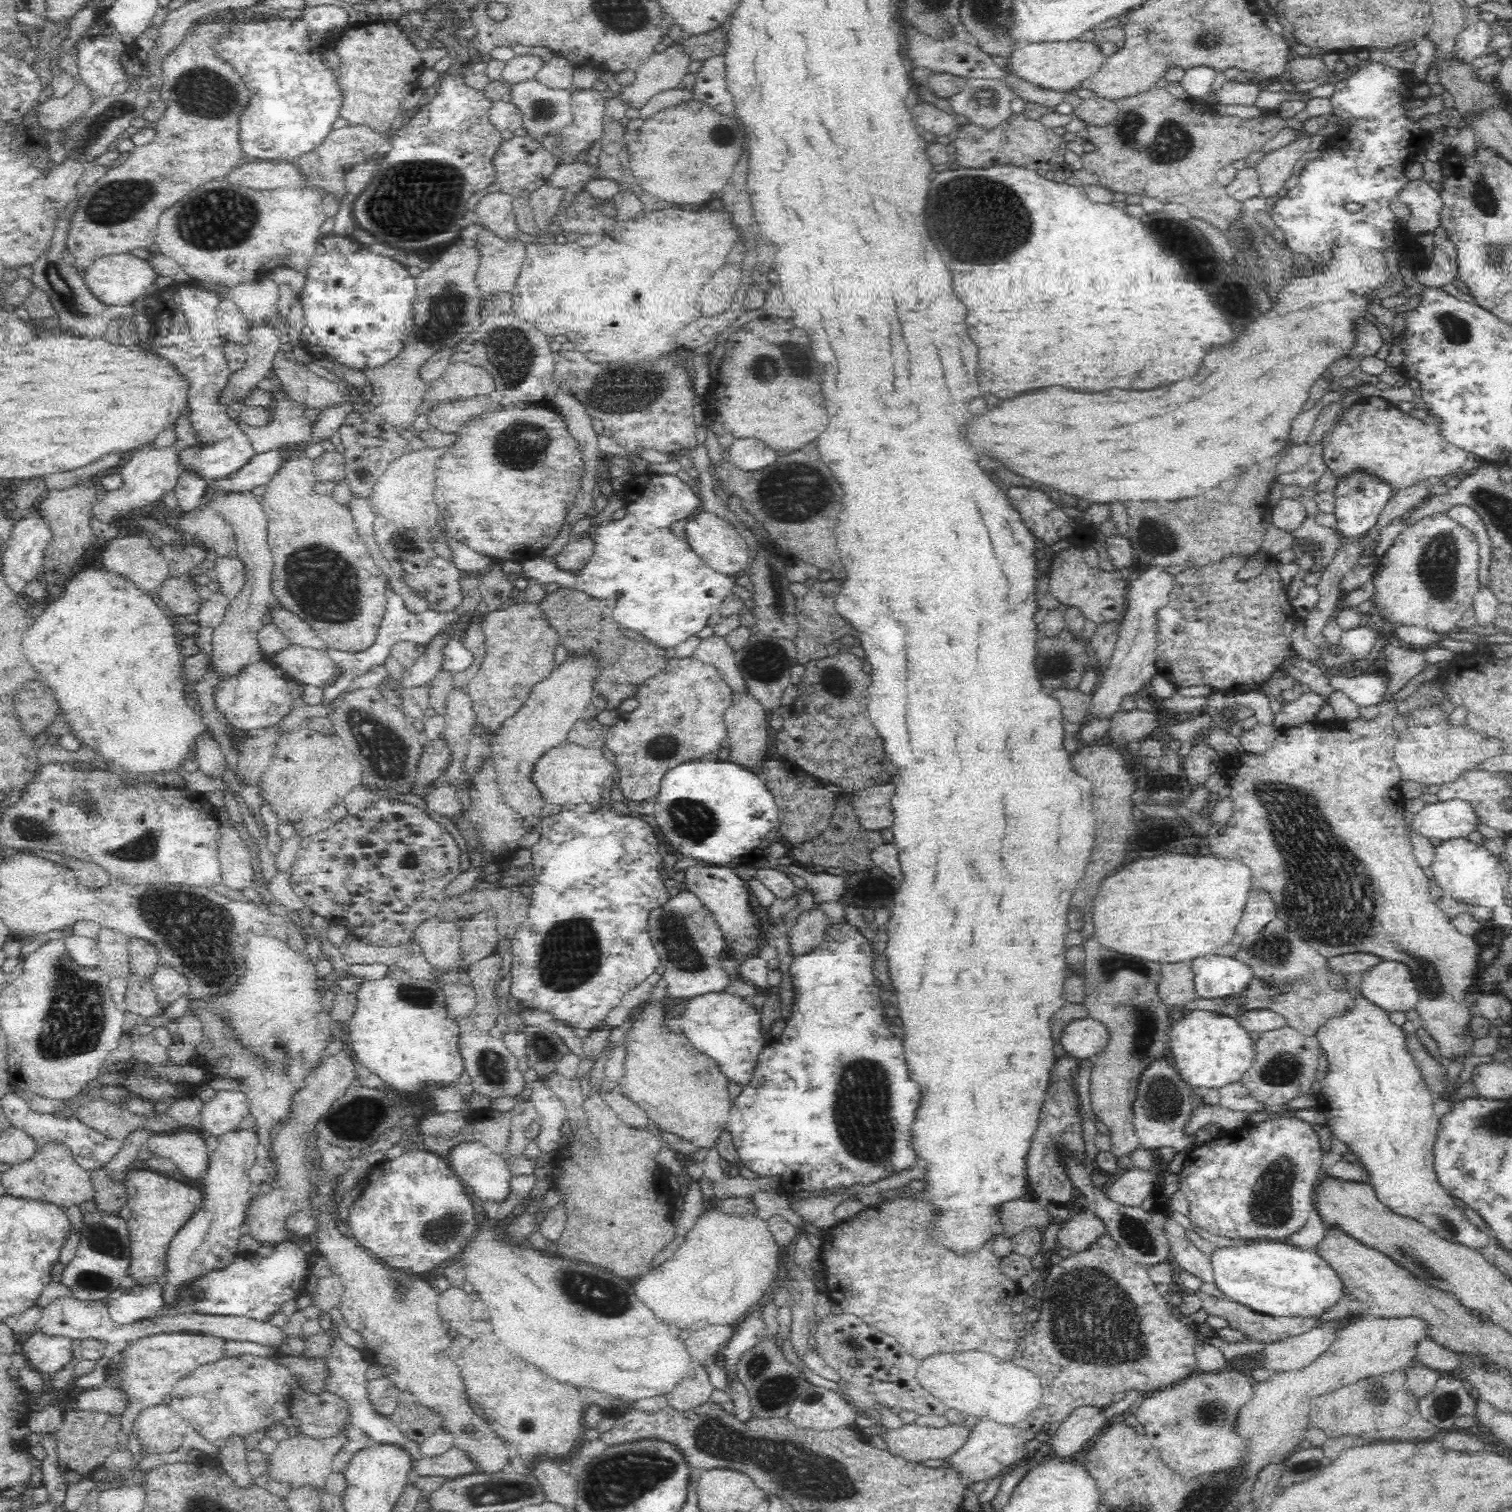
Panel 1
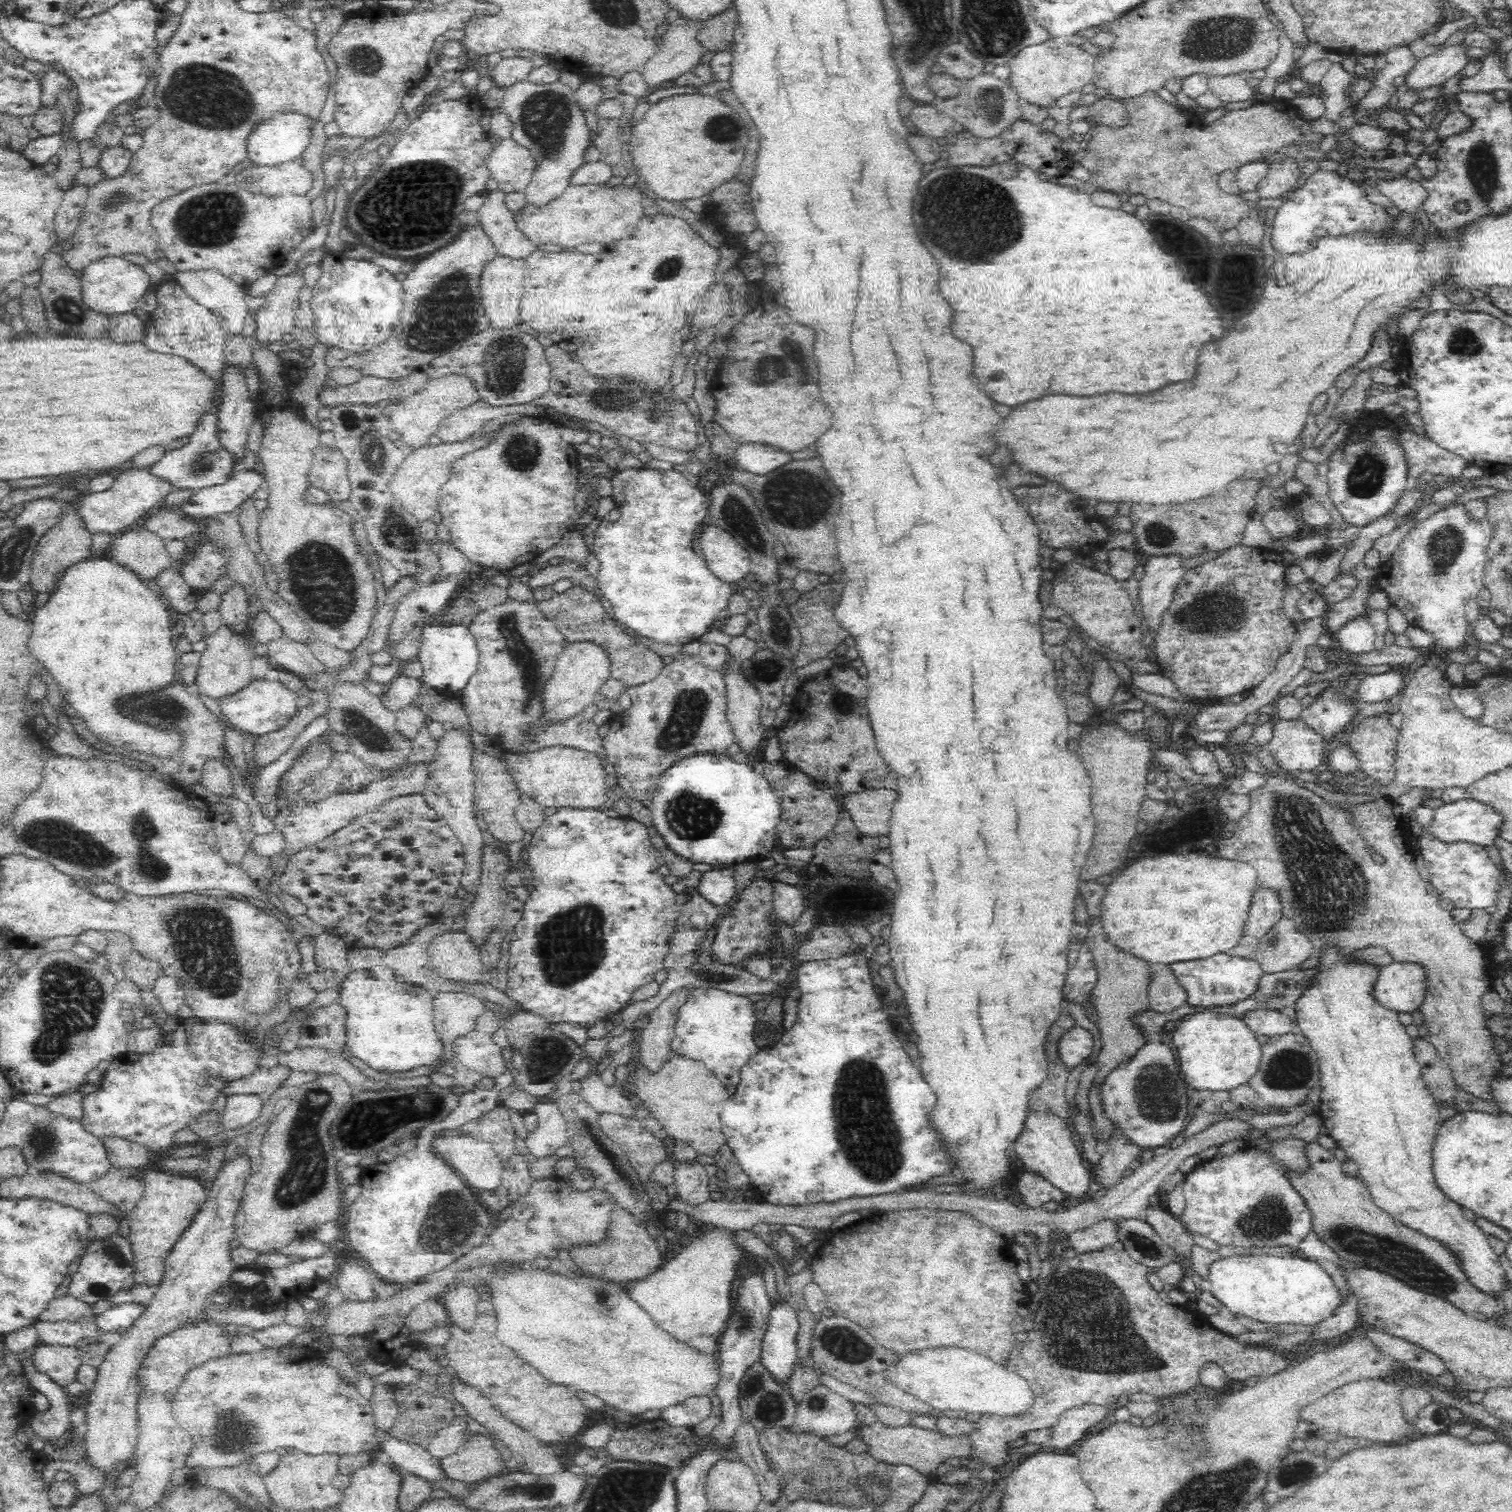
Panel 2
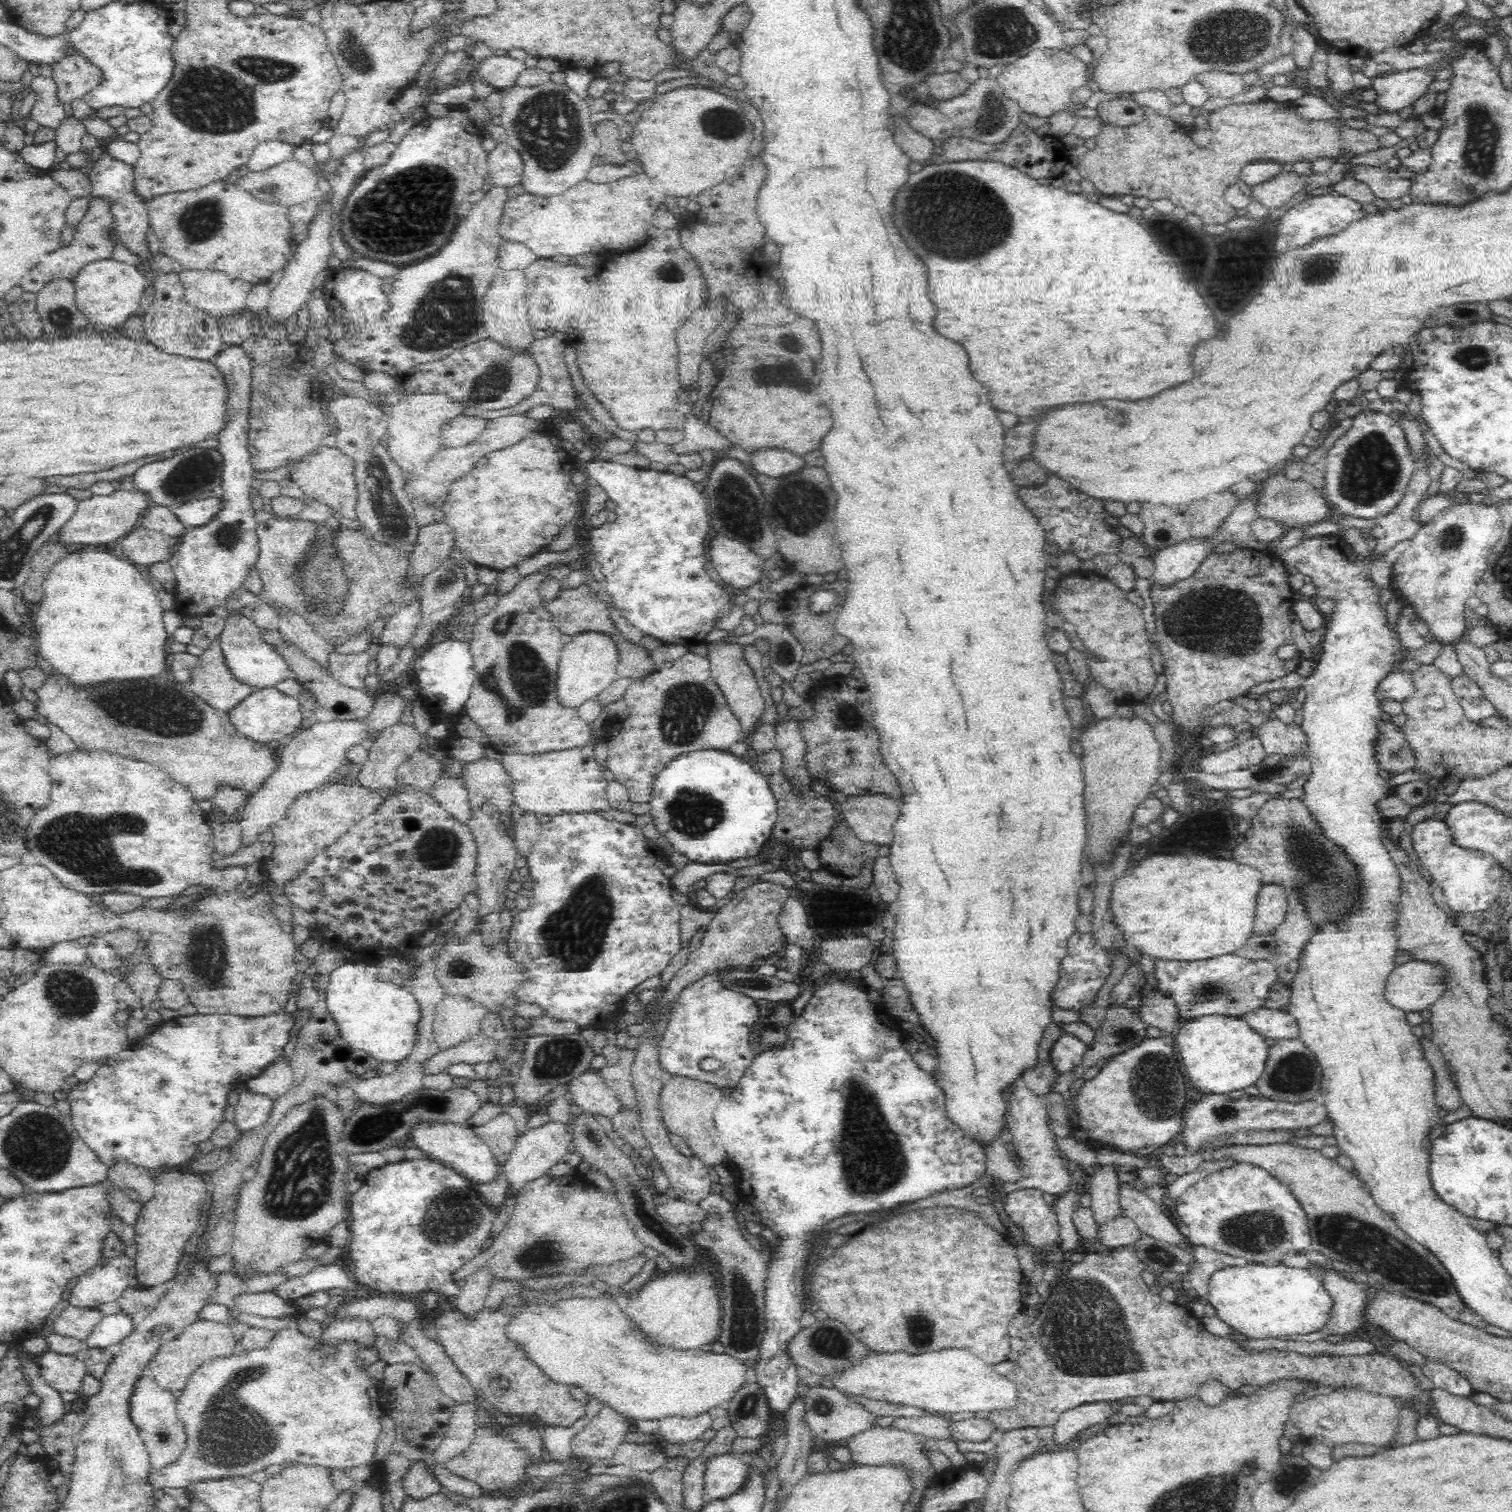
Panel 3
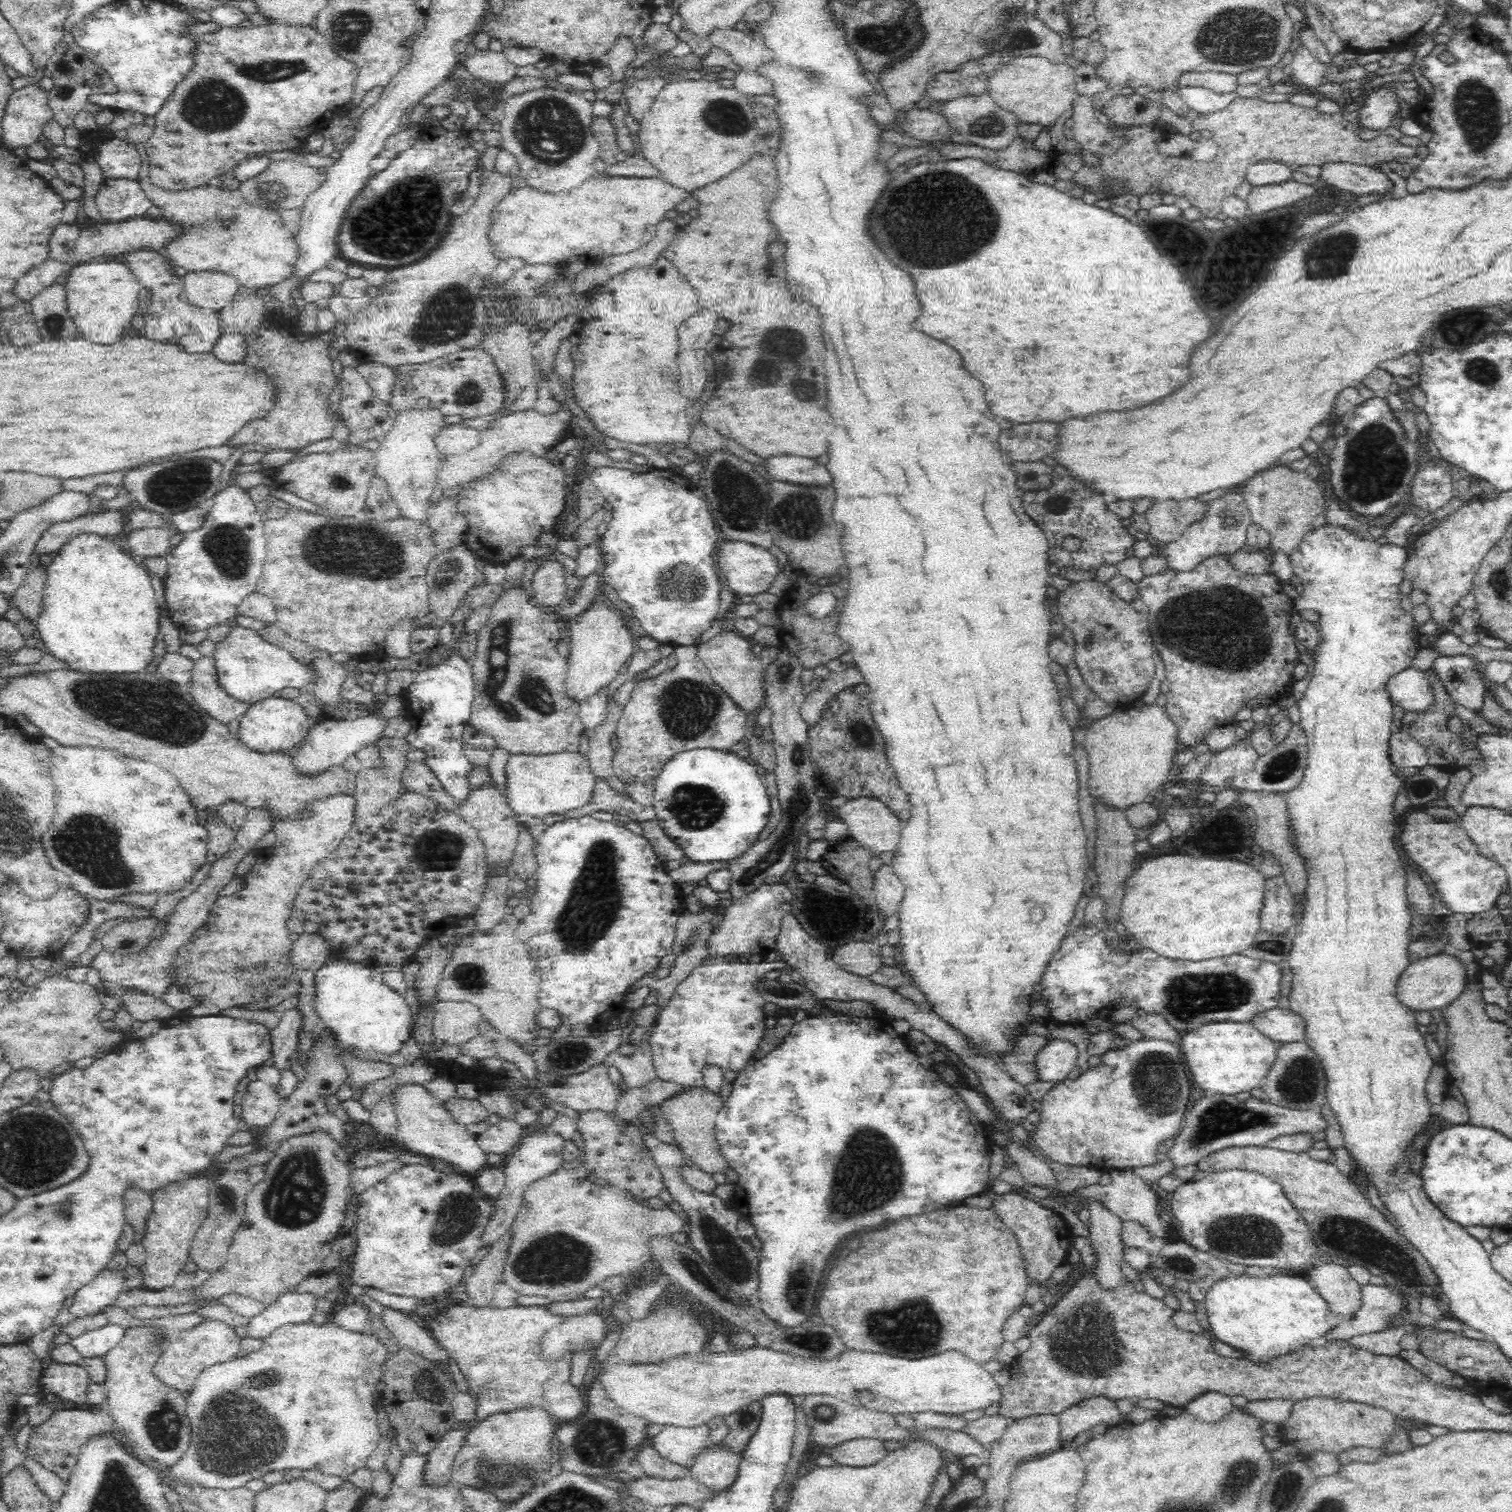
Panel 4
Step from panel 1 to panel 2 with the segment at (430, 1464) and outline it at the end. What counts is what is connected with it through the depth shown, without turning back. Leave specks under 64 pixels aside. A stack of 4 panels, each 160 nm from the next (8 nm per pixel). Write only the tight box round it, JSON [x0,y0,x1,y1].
[439,1434,511,1484]

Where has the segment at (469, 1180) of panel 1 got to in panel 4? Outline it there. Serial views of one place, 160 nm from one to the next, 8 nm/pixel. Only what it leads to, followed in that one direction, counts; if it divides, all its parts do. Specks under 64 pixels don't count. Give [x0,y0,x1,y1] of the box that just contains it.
[394,1084,488,1172]

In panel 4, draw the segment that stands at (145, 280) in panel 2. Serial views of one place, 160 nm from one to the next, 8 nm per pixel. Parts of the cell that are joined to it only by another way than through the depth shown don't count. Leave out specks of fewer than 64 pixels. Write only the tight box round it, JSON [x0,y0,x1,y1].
[65,259,143,344]

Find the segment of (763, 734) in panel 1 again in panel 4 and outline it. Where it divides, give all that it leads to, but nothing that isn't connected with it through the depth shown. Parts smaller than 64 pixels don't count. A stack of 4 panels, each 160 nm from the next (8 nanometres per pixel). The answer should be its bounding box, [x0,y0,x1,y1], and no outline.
[697,630,765,712]

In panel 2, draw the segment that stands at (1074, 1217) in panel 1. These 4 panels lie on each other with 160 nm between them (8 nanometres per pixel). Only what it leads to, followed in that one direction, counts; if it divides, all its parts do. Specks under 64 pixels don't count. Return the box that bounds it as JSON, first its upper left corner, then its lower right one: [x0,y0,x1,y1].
[1066,1219,1117,1254]

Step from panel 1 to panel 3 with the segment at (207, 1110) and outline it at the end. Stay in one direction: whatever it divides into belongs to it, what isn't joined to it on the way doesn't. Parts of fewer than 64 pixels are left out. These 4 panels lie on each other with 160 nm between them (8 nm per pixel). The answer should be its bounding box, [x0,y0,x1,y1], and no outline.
[234,1091,273,1133]

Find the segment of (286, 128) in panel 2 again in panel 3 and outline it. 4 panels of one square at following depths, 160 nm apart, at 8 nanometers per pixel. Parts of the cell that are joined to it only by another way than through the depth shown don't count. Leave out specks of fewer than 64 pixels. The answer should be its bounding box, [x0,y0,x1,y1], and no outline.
[243,139,295,172]

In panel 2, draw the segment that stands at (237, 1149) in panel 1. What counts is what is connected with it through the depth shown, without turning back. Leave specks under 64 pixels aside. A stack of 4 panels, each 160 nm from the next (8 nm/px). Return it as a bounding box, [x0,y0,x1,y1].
[85,1151,262,1472]

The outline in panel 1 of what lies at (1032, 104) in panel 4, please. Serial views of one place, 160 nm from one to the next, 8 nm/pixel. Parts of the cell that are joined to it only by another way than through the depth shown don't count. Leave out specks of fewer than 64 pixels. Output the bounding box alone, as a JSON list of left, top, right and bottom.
[1009,39,1107,92]

